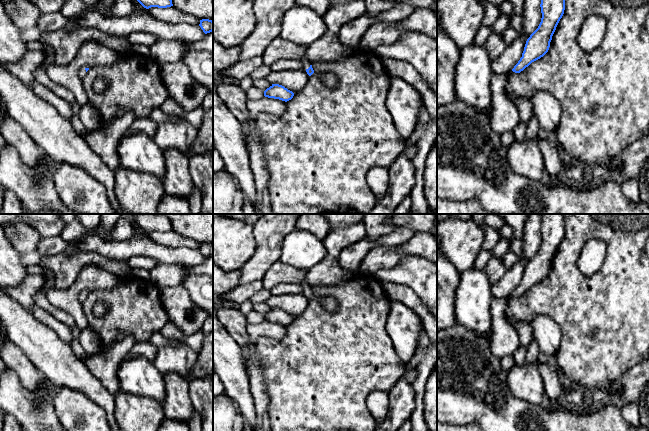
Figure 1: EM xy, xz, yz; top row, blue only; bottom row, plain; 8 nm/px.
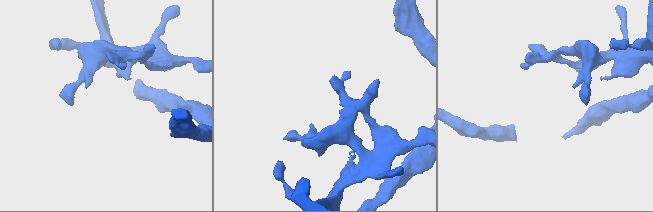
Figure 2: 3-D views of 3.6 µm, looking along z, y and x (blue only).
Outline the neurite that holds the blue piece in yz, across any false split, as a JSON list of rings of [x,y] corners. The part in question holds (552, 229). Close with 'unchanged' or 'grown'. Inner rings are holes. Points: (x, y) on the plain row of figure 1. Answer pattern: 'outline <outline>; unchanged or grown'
outline [[[542,214],[542,242],[538,252],[527,263],[522,281],[514,292],[501,299],[494,299],[491,312],[493,315],[493,339],[491,349],[493,354],[501,358],[512,355],[520,345],[516,329],[509,324],[506,317],[506,306],[511,298],[520,297],[532,286],[543,281],[549,274],[552,260],[565,234],[563,214]]]; grown

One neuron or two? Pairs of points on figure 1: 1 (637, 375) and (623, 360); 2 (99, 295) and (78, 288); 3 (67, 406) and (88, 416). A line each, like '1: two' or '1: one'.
1: two
2: two
3: one

